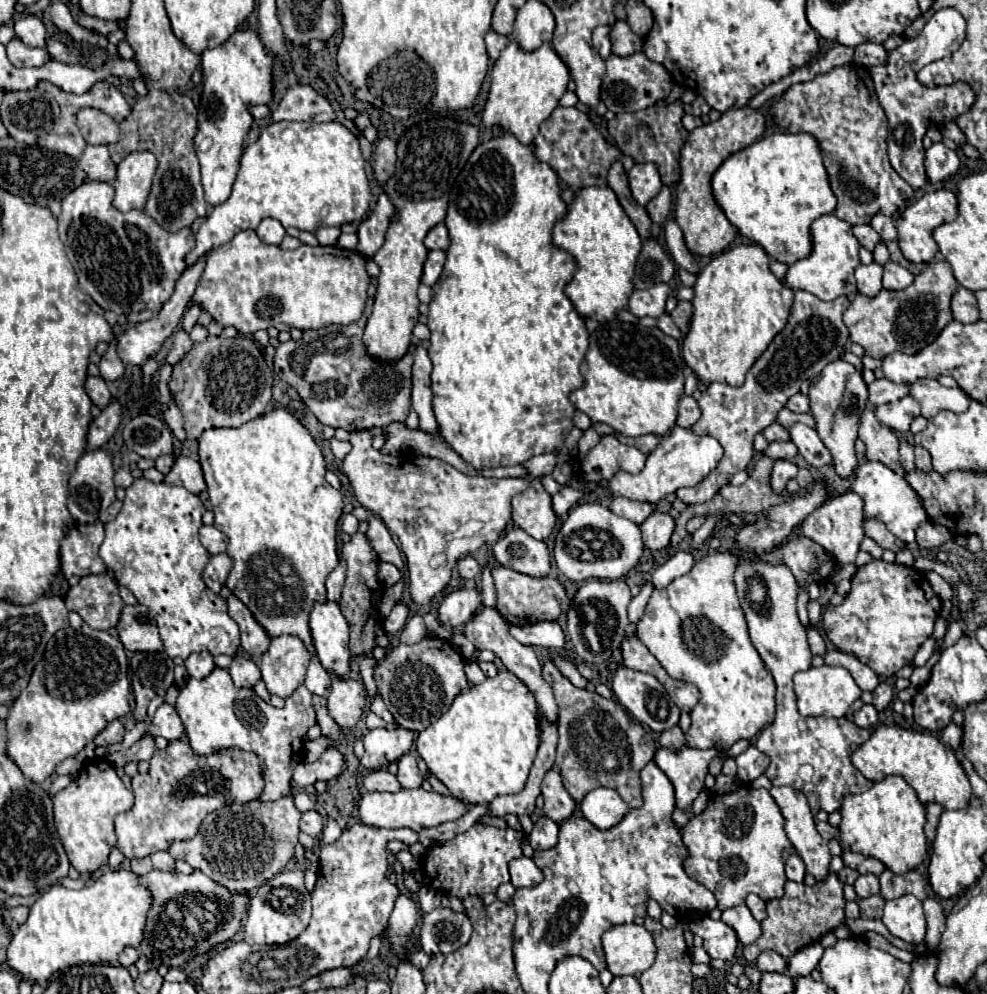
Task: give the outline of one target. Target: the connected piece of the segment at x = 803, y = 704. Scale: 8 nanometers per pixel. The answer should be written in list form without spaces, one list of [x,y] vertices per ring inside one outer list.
[[[823,664],[821,668],[809,668],[805,672],[797,672],[793,680],[795,680],[795,694],[797,694],[799,712],[803,716],[841,718],[841,716],[845,716],[849,712],[851,704],[861,696],[861,688],[855,684],[849,670],[845,670],[841,666]]]

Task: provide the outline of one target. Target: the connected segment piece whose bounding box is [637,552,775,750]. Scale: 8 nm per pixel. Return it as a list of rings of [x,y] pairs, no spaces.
[[[711,552],[701,558],[693,570],[675,578],[669,586],[653,590],[643,618],[637,622],[637,638],[649,648],[649,652],[661,662],[667,674],[675,680],[695,684],[701,692],[697,706],[689,712],[691,726],[685,732],[687,746],[691,748],[717,748],[727,750],[737,740],[751,740],[767,724],[773,722],[775,712],[775,680],[765,668],[757,650],[751,646],[741,602],[735,598],[735,572],[737,556],[729,552]]]

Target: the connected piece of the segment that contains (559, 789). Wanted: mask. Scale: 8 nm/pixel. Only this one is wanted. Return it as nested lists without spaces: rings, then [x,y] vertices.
[[[551,768],[545,774],[545,780],[541,782],[541,794],[545,798],[543,812],[545,812],[545,816],[549,816],[555,822],[567,820],[577,806],[577,802],[569,796],[569,792],[565,792],[561,776],[555,768]]]

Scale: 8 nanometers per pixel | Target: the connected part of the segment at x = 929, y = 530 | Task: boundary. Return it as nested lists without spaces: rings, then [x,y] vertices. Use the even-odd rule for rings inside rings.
[[[925,522],[925,524],[921,524],[917,528],[917,544],[919,544],[919,548],[933,550],[933,548],[945,544],[947,540],[951,540],[951,532],[945,526]]]

